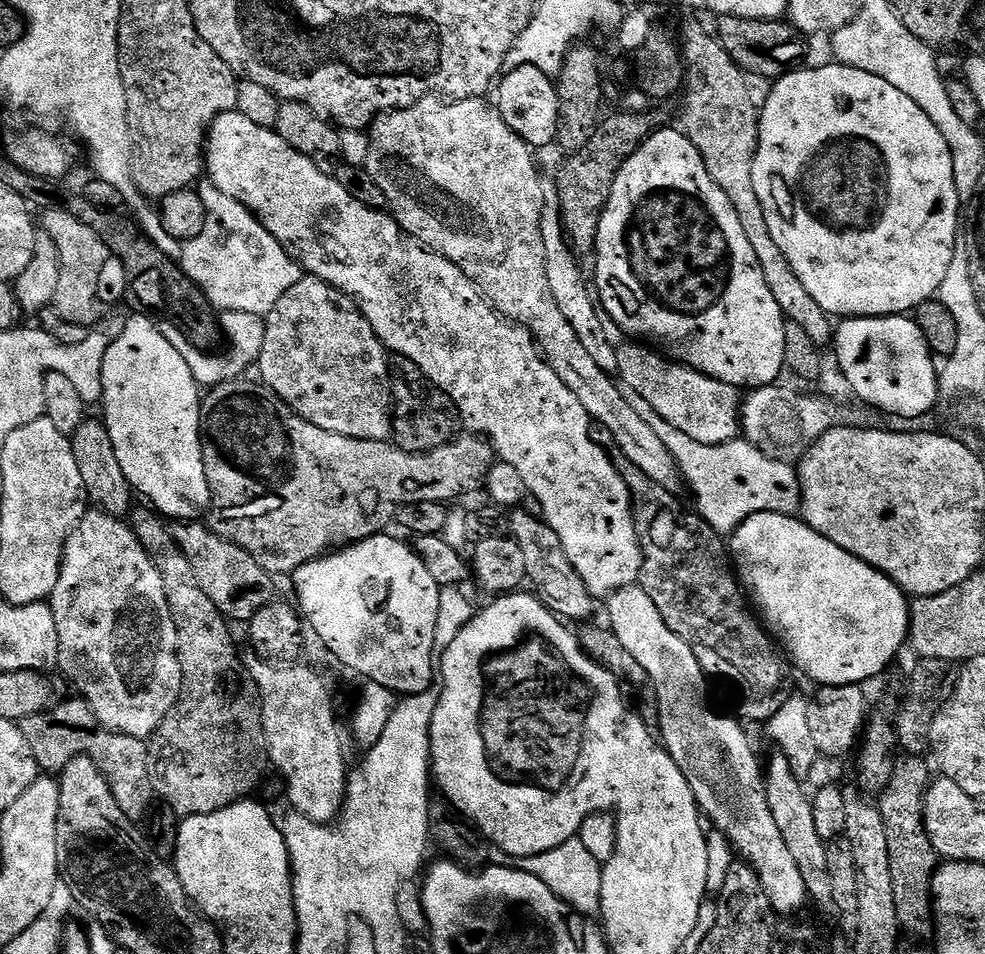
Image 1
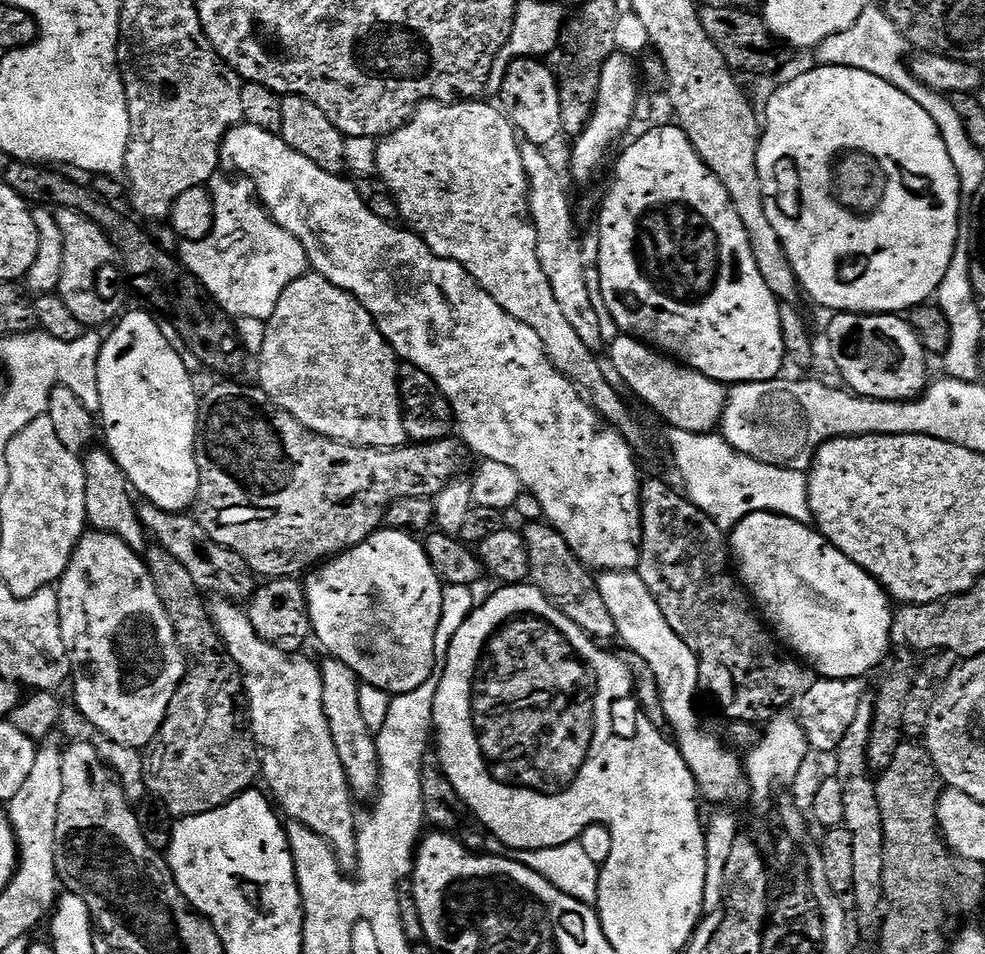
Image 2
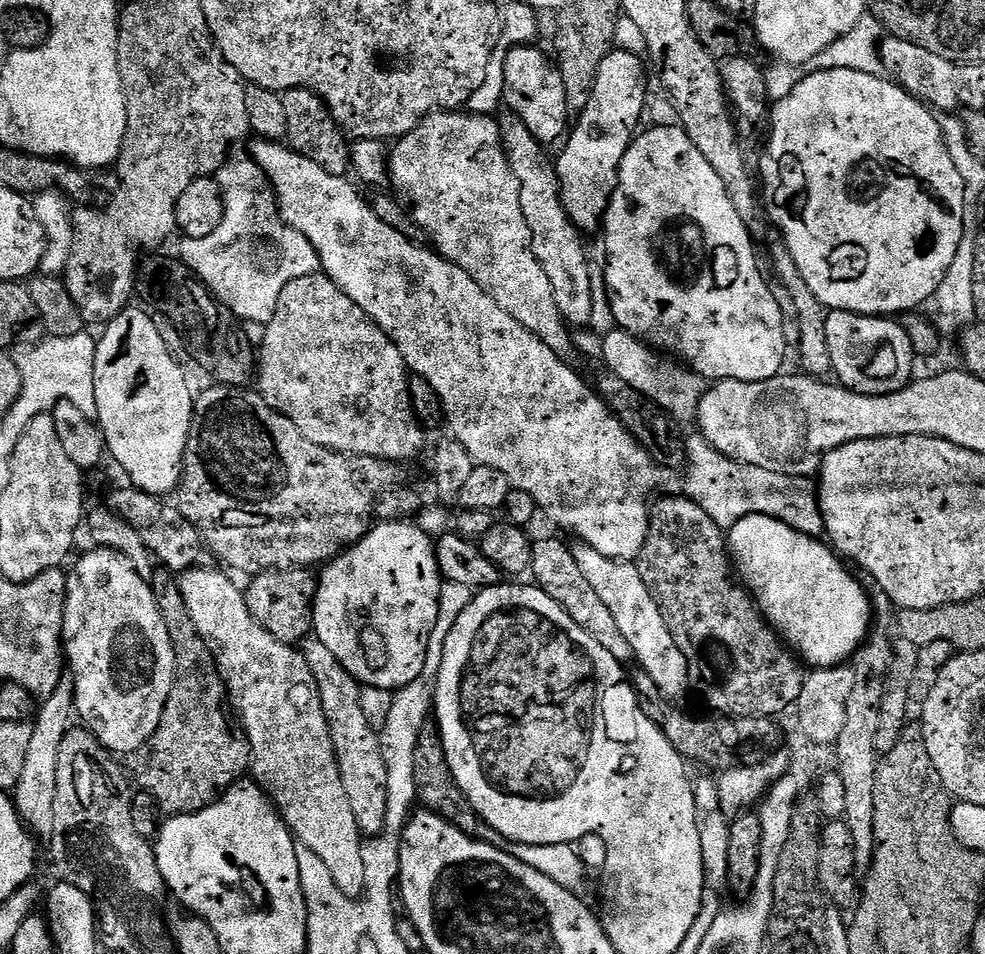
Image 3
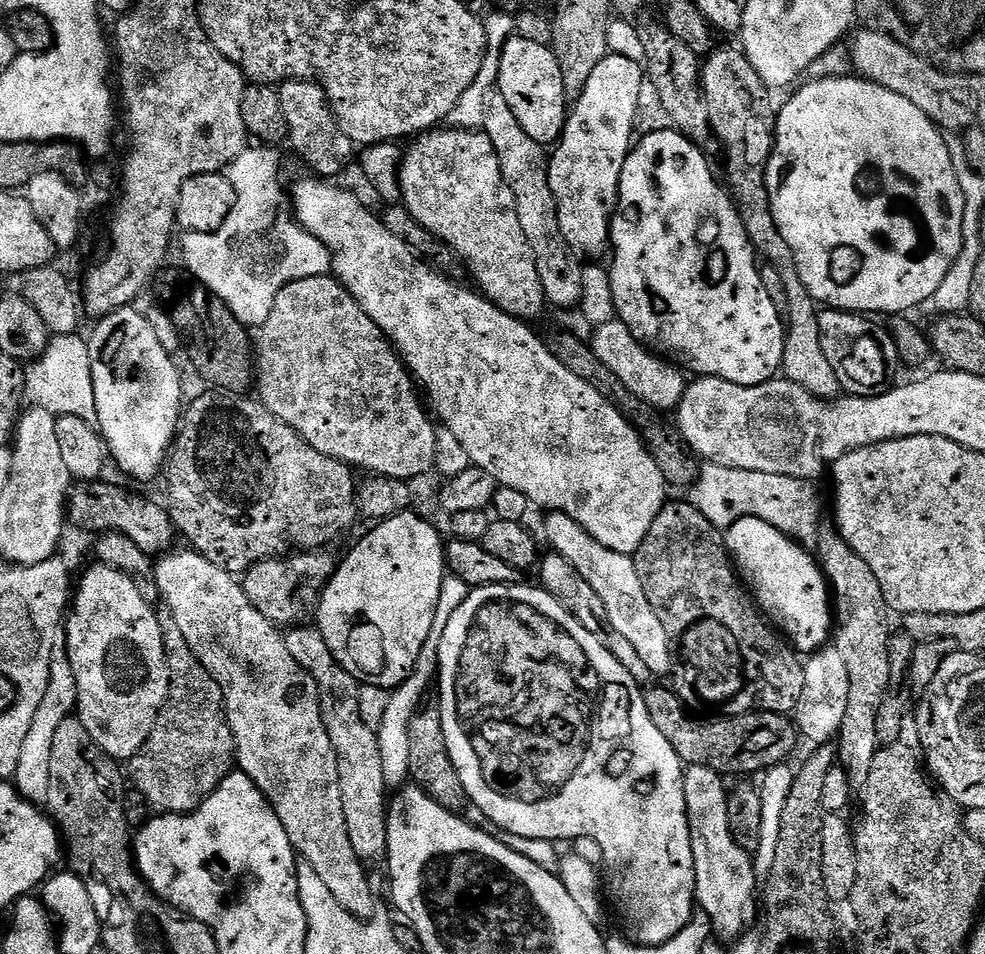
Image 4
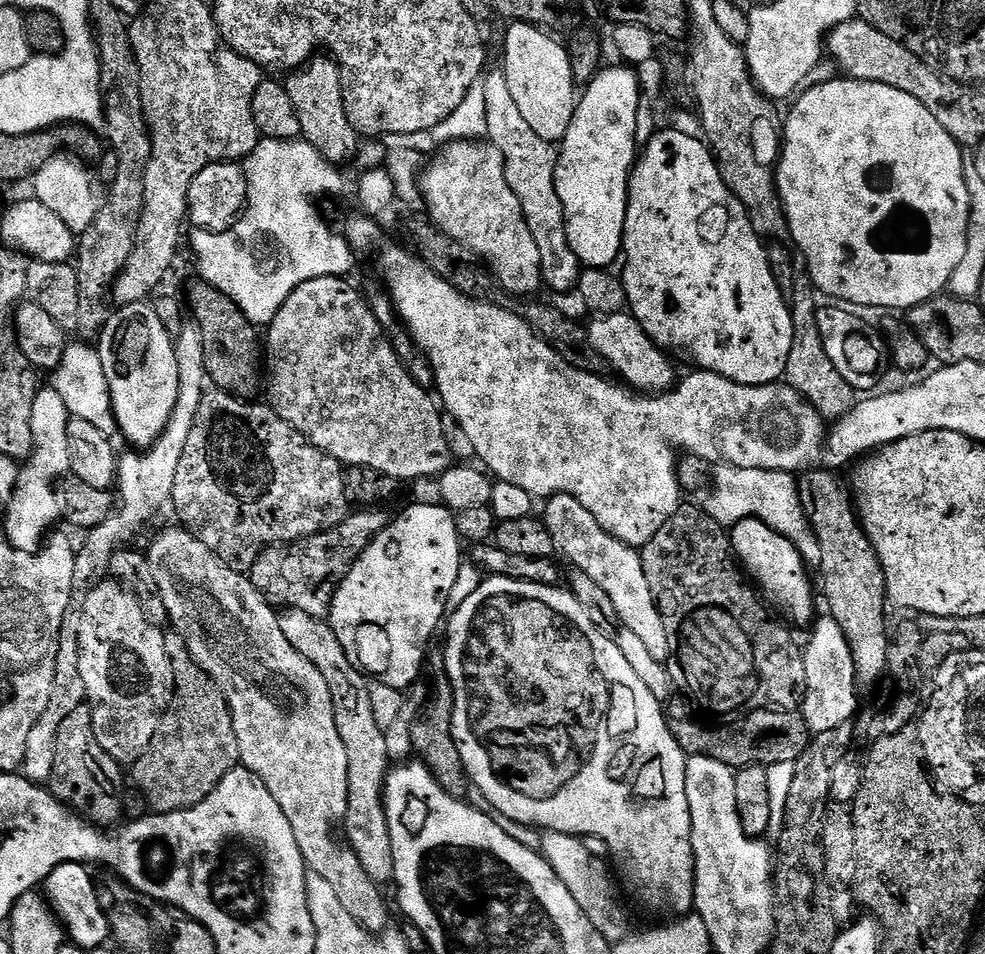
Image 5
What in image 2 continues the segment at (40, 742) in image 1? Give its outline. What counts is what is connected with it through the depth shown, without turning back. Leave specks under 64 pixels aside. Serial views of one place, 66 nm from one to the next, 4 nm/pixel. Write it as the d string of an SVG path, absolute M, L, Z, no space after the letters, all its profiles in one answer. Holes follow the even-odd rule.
M33 691L32 697L25 699L21 704L12 711L10 723L18 730L22 730L22 734L26 734L37 742L44 742L49 739L48 736L56 728L56 723L60 720L60 728L69 737L72 742L88 742L93 744L98 750L98 754L108 764L109 768L115 772L119 778L124 792L128 795L128 799L133 802L140 802L145 799L146 789L144 786L144 756L141 749L131 748L125 744L114 742L110 738L97 734L96 727L85 718L82 713L75 707L69 706L60 712L60 704L55 700L51 691Z

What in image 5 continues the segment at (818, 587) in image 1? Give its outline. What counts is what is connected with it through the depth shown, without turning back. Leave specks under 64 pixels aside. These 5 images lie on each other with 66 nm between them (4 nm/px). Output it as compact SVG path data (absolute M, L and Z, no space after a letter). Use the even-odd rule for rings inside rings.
M754 519L740 521L732 526L730 539L732 551L738 557L743 571L755 581L759 591L769 601L772 599L782 611L789 612L792 615L793 625L808 623L811 625L814 615L812 616L812 584L808 581L810 572L795 545L766 523Z

